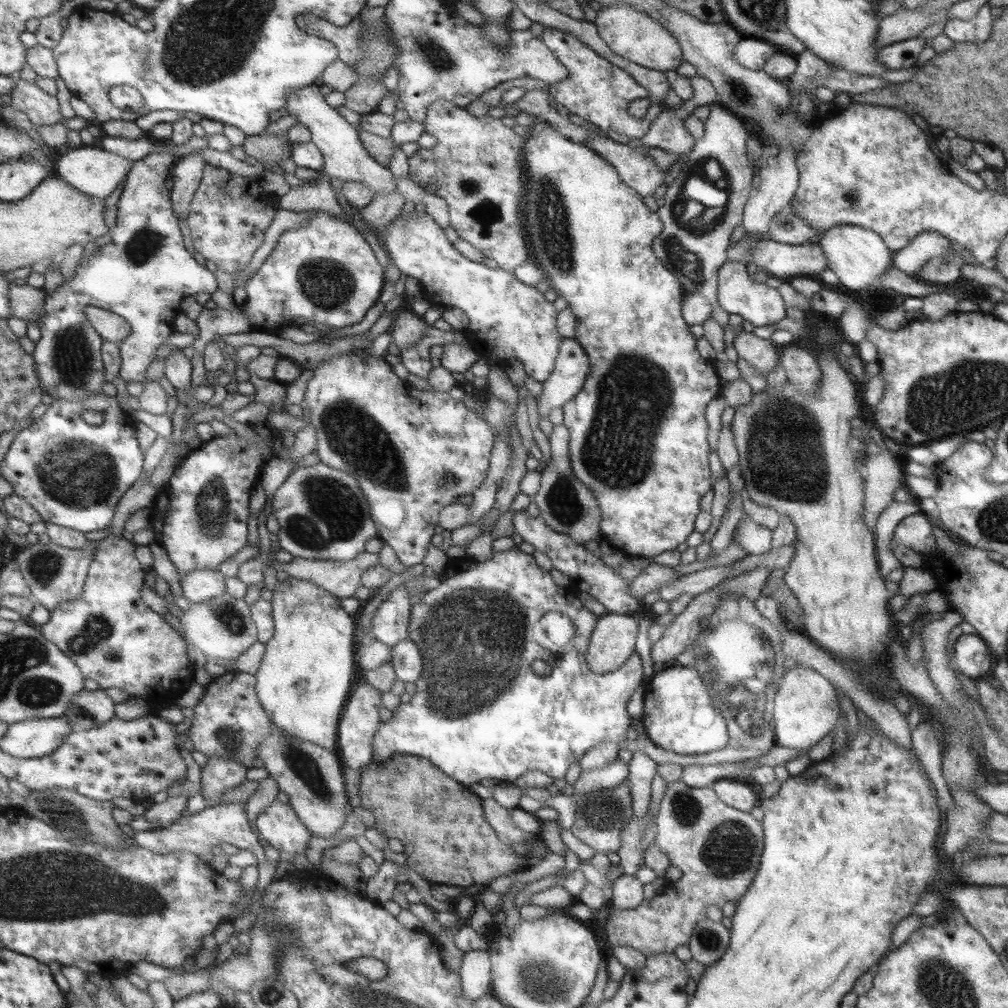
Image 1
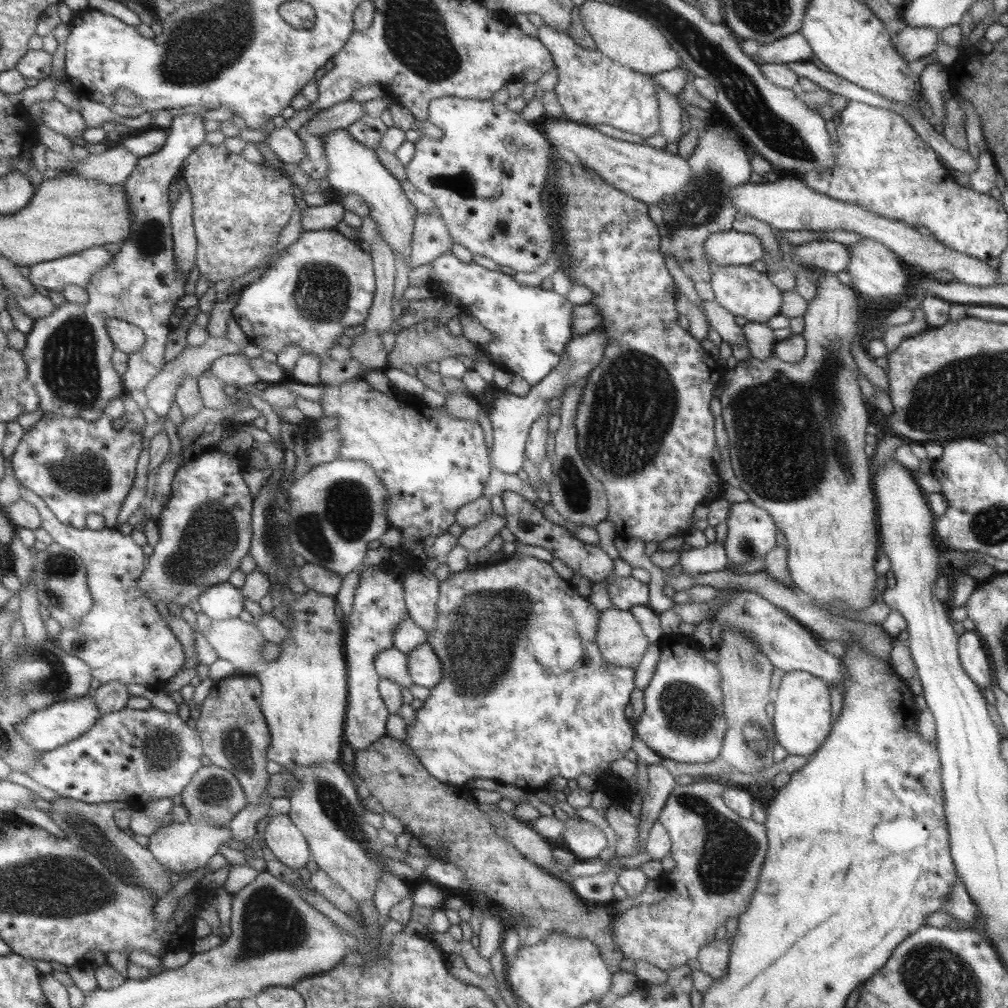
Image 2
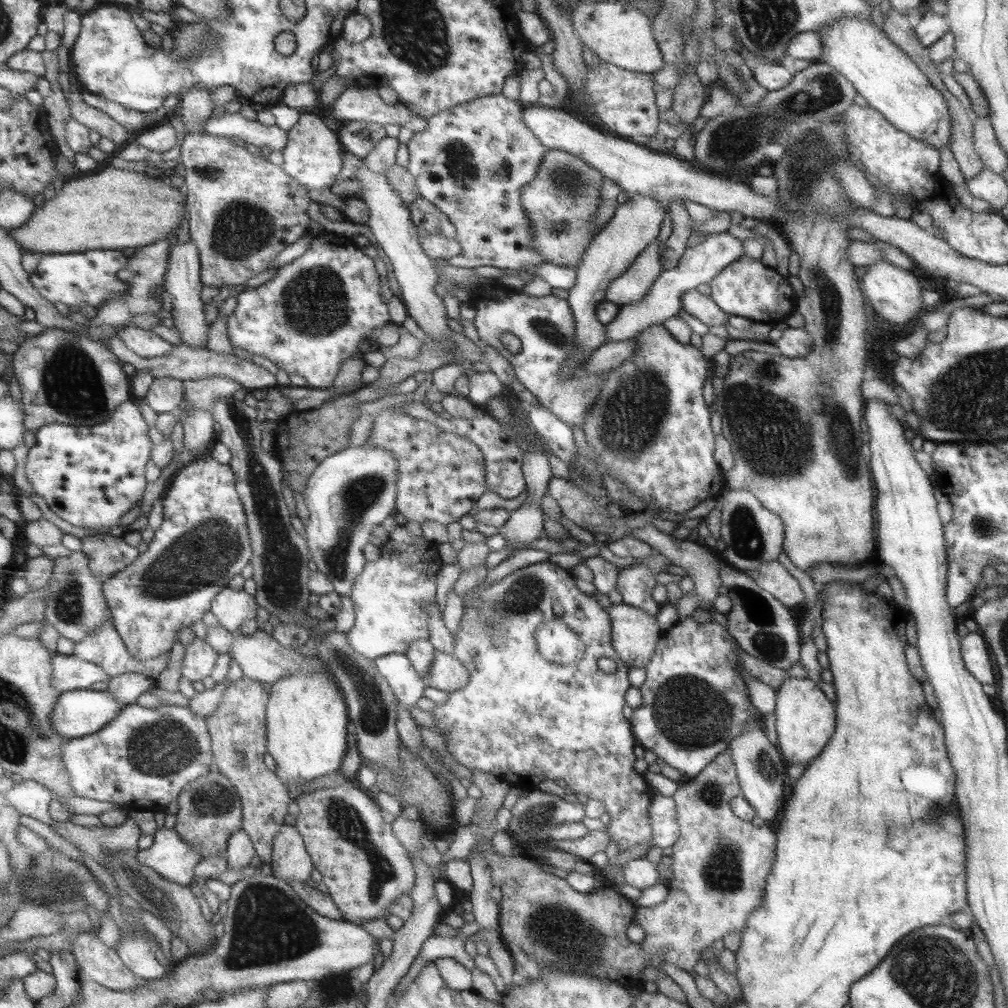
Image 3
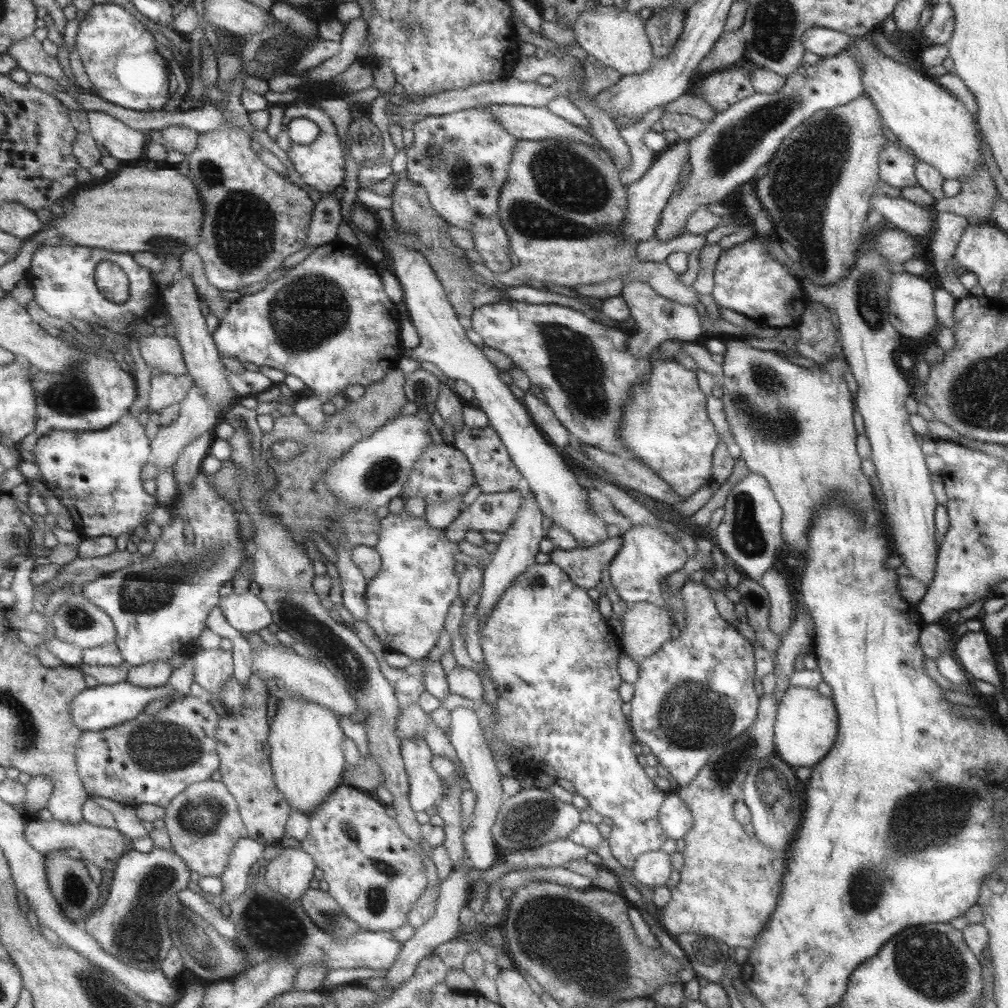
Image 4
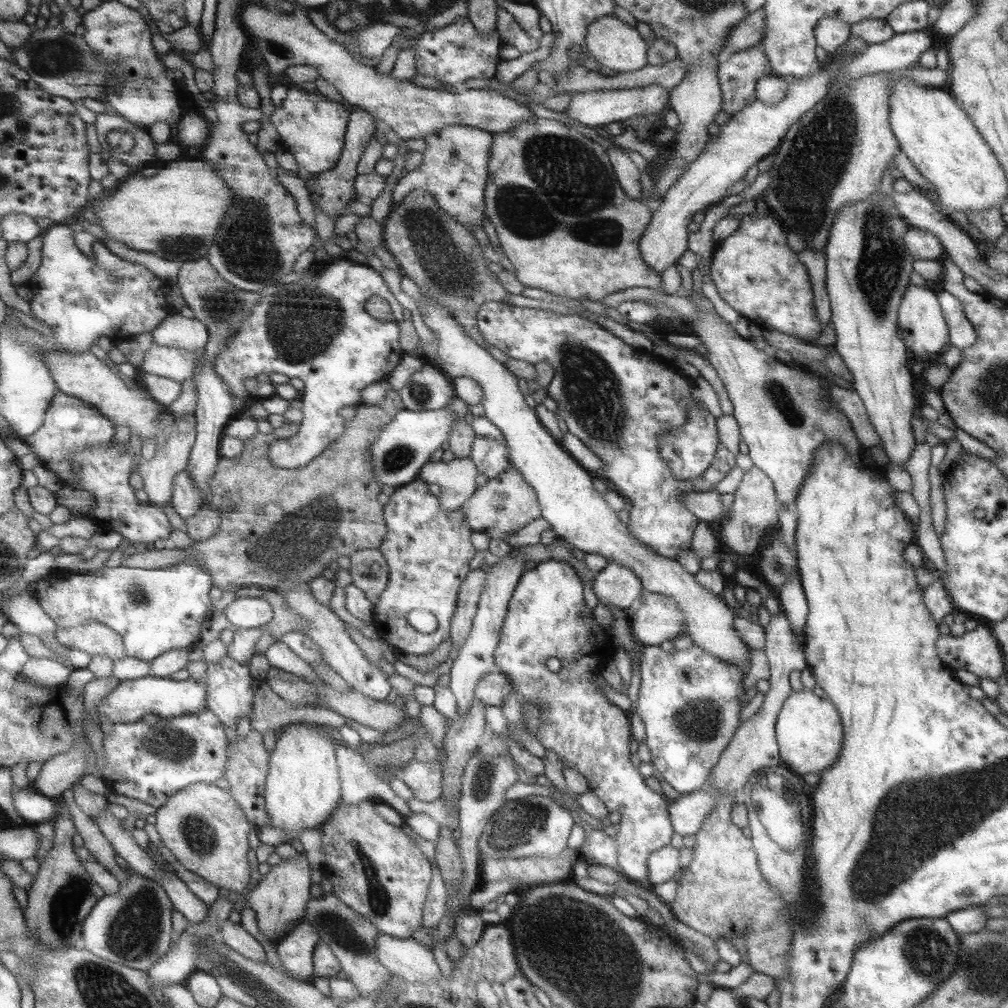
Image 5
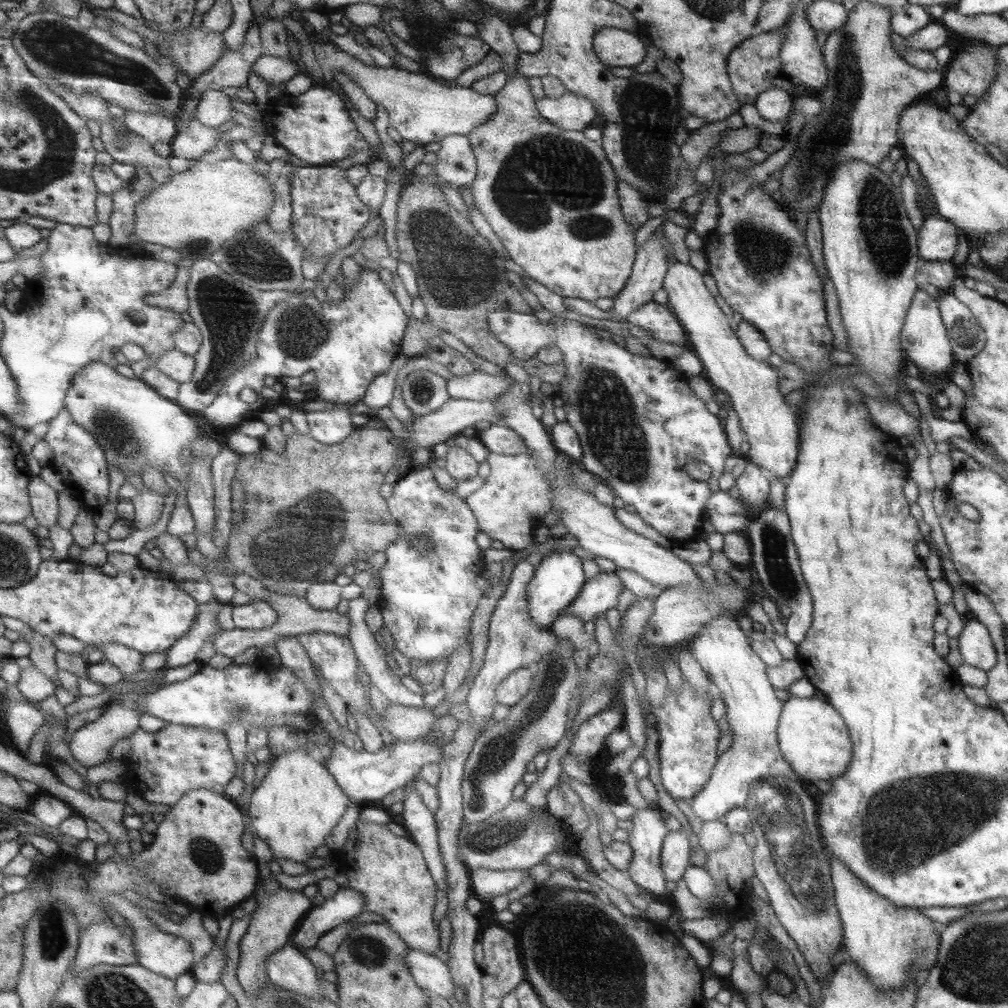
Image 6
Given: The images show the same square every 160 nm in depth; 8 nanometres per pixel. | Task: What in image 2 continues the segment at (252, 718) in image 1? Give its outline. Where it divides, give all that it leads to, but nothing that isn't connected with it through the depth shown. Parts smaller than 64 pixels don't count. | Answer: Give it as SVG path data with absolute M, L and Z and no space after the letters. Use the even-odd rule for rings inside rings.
M231 674L215 681L200 704L199 718L193 727L199 734L202 754L211 764L234 775L244 792L246 804L259 804L269 795L266 786L270 774L265 771L265 763L268 761L265 752L271 738L260 709L261 693L257 678L252 679L244 674Z

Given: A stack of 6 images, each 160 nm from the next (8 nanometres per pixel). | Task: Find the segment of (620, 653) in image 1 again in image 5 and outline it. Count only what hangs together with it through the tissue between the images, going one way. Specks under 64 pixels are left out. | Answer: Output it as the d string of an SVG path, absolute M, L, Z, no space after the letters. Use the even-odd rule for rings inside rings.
M647 593L643 602L635 610L628 612L629 630L640 647L658 646L664 640L674 641L680 634L684 634L685 618L679 612L675 601L665 598L661 594Z

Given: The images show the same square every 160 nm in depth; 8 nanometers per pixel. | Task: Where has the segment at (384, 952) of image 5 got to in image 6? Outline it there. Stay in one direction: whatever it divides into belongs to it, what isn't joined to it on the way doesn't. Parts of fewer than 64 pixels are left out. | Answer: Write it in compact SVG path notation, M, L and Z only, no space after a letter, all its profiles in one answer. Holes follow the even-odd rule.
M408 947L404 961L417 986L441 998L454 996L454 988L448 966L433 954Z

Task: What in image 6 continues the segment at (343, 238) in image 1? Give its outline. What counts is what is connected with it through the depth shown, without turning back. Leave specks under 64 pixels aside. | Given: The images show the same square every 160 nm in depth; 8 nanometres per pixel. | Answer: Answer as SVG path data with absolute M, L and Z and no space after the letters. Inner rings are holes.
M361 269L359 279L351 290L342 289L345 291L340 303L332 303L327 298L319 302L314 295L303 297L294 294L277 302L263 319L254 359L228 376L216 398L209 406L202 408L198 415L219 430L235 429L251 419L251 410L260 408L259 393L264 386L264 376L276 379L281 376L299 378L311 371L316 382L311 399L334 401L337 407L305 413L309 436L323 446L337 444L348 437L355 429L348 408L361 400L371 380L385 372L400 352L399 343L410 320L399 307L393 293L371 269ZM243 388L256 393L254 402L245 403L239 399L239 392Z

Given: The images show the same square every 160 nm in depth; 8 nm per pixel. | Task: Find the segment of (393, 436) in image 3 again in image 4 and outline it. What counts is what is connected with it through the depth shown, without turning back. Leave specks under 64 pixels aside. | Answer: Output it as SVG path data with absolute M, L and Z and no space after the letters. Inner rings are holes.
M430 440L423 454L413 463L413 468L403 485L401 497L406 500L419 494L424 504L430 505L448 501L455 495L463 496L473 482L472 468L460 450L445 443L434 445Z

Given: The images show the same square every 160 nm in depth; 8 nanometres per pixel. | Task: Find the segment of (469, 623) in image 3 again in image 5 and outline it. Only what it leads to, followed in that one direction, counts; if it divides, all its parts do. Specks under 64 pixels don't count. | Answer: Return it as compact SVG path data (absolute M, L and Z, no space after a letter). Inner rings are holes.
M548 559L546 561L538 562L533 569L525 570L521 575L521 579L517 582L513 595L508 602L507 611L503 620L503 625L498 637L497 647L493 652L493 660L498 672L506 674L506 677L510 680L510 685L514 686L515 692L519 693L523 700L533 701L536 705L540 706L541 712L541 725L537 727L537 733L535 733L535 739L541 743L546 749L552 750L559 758L564 758L567 762L567 766L579 772L586 778L586 784L588 790L593 792L595 796L606 806L608 812L615 810L620 814L620 821L617 824L616 837L617 841L617 866L619 866L620 872L629 880L635 880L636 882L648 882L647 874L647 857L651 854L651 851L663 848L665 845L669 845L669 838L673 834L669 813L667 810L669 800L660 792L655 793L645 785L643 778L629 762L629 756L631 754L628 744L629 739L632 738L630 732L630 718L629 713L620 709L617 706L613 706L600 692L600 686L593 683L590 678L593 675L600 675L600 671L603 668L603 664L613 658L613 655L618 650L618 646L610 641L608 632L603 631L603 628L596 625L593 618L593 611L589 611L585 607L583 602L583 583L577 575L577 572L569 563L557 560ZM554 657L560 661L561 668L558 672L551 672L547 669L545 661L548 658Z

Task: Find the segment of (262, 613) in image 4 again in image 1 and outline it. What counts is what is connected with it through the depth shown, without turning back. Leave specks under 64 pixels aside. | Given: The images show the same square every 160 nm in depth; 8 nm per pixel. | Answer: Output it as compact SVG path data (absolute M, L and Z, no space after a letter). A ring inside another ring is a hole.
M194 570L180 580L181 596L189 603L205 603L225 593L225 577L216 570Z

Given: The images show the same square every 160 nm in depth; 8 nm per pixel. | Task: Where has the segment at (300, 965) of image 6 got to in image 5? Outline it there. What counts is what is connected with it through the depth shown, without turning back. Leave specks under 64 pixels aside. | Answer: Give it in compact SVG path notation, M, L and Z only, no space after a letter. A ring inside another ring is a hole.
M227 919L224 920L220 924L218 934L222 942L232 948L237 954L253 962L266 961L261 945L243 929L240 923L231 923Z

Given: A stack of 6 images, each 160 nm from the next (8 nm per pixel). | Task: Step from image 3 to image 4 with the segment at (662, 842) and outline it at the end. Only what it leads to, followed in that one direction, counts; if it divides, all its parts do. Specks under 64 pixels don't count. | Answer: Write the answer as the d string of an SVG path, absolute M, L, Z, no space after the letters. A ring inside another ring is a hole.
M675 791L667 792L658 808L658 821L667 838L673 840L682 839L694 823L688 806L680 800Z

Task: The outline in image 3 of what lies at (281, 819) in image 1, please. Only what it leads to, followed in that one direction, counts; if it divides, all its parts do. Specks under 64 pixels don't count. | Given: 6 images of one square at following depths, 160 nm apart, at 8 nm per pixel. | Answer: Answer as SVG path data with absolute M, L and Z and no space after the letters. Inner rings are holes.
M287 824L281 826L272 842L272 875L286 883L292 880L305 883L313 868L297 829Z

